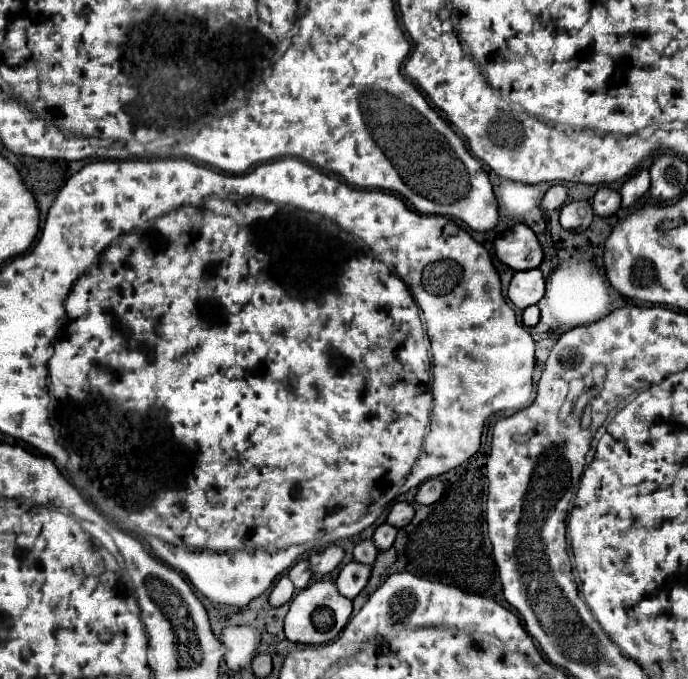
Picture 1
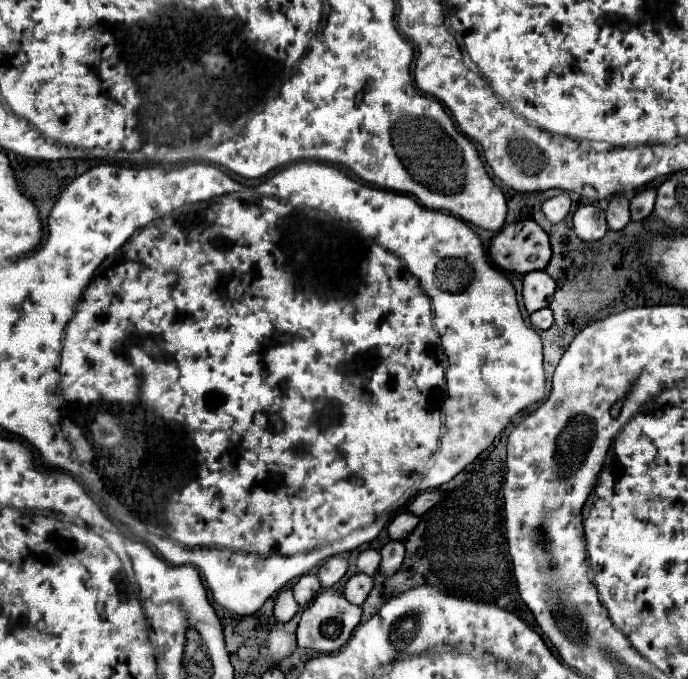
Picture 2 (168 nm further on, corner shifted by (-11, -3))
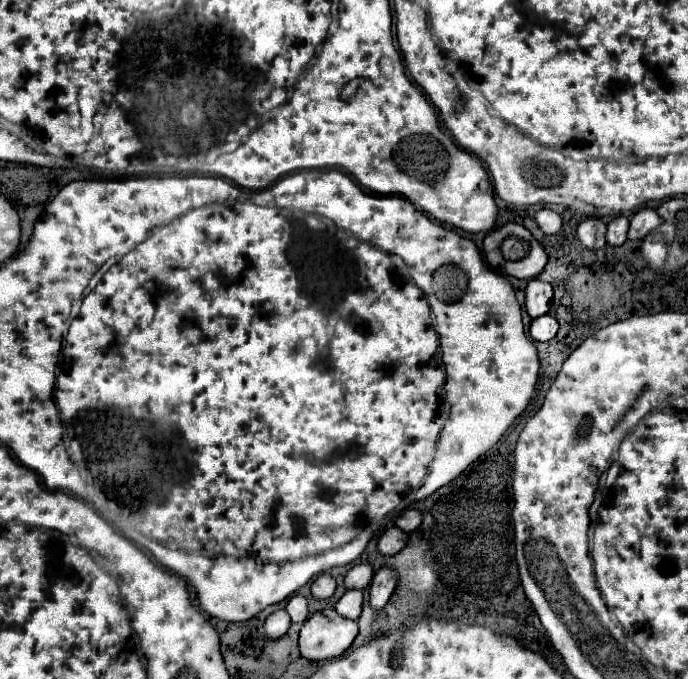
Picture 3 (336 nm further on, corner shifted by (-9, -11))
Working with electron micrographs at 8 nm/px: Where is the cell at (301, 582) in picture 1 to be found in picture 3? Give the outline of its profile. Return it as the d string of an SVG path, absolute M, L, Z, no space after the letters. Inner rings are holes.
M301 594L291 596L291 600L287 602L287 612L291 616L293 622L303 622L309 616L309 608L307 608L307 598Z

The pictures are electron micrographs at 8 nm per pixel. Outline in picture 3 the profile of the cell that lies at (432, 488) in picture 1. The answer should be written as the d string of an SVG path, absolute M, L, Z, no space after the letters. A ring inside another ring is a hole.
M409 508L409 510L405 510L405 512L397 518L395 524L397 524L401 530L405 530L405 532L413 532L413 530L419 528L421 518L423 518L423 512L421 512L419 508Z

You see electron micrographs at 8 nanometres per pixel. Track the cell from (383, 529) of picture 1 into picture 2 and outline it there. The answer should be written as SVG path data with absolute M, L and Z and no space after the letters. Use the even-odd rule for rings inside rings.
M387 542L383 548L381 548L381 564L379 564L379 572L383 576L393 576L401 562L403 562L403 556L405 556L405 546L403 542Z

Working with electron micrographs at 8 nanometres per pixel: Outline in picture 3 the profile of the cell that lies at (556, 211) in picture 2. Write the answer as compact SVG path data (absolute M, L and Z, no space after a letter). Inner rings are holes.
M549 208L539 210L539 212L535 214L535 222L539 224L539 228L541 228L545 234L555 234L555 232L559 232L559 230L561 230L561 224L563 224L561 216L559 216L557 212L549 210Z

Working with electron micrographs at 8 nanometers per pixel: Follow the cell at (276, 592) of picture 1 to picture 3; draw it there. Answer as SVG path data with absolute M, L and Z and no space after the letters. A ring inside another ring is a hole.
M277 610L265 620L265 634L269 638L281 638L289 630L289 626L291 626L291 618L287 610Z

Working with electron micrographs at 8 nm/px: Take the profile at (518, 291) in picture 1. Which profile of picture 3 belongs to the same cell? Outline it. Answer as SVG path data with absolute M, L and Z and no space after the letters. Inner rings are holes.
M533 278L527 288L525 288L525 296L527 296L527 314L531 318L539 318L543 314L549 312L551 308L551 298L553 298L553 288L547 282L541 282L539 278Z

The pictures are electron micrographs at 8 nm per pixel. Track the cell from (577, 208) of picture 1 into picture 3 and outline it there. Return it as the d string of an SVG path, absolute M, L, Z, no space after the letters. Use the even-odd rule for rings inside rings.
M587 218L577 228L579 240L591 250L599 250L605 246L605 232L607 232L607 226L599 218ZM601 226L603 226L603 232L601 232Z

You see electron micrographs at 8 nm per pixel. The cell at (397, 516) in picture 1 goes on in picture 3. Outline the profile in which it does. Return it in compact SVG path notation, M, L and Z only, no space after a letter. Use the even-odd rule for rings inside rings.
M391 526L391 528L387 528L387 530L383 532L383 536L379 538L379 546L377 546L377 548L379 548L381 554L393 556L393 554L397 554L399 550L405 548L407 540L409 540L409 534L407 534L407 532L403 532L403 530L397 528L397 526Z

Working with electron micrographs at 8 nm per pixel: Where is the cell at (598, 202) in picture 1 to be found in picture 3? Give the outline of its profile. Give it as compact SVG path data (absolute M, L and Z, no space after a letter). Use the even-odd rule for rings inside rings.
M617 216L615 220L611 220L611 224L607 226L607 244L621 246L627 240L627 230L629 230L629 218Z

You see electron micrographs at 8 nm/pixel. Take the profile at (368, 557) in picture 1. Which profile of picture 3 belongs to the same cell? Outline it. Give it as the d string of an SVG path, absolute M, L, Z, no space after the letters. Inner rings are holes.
M357 564L347 572L345 586L347 586L347 590L353 590L353 588L363 590L369 586L371 578L373 578L373 566L371 564Z

